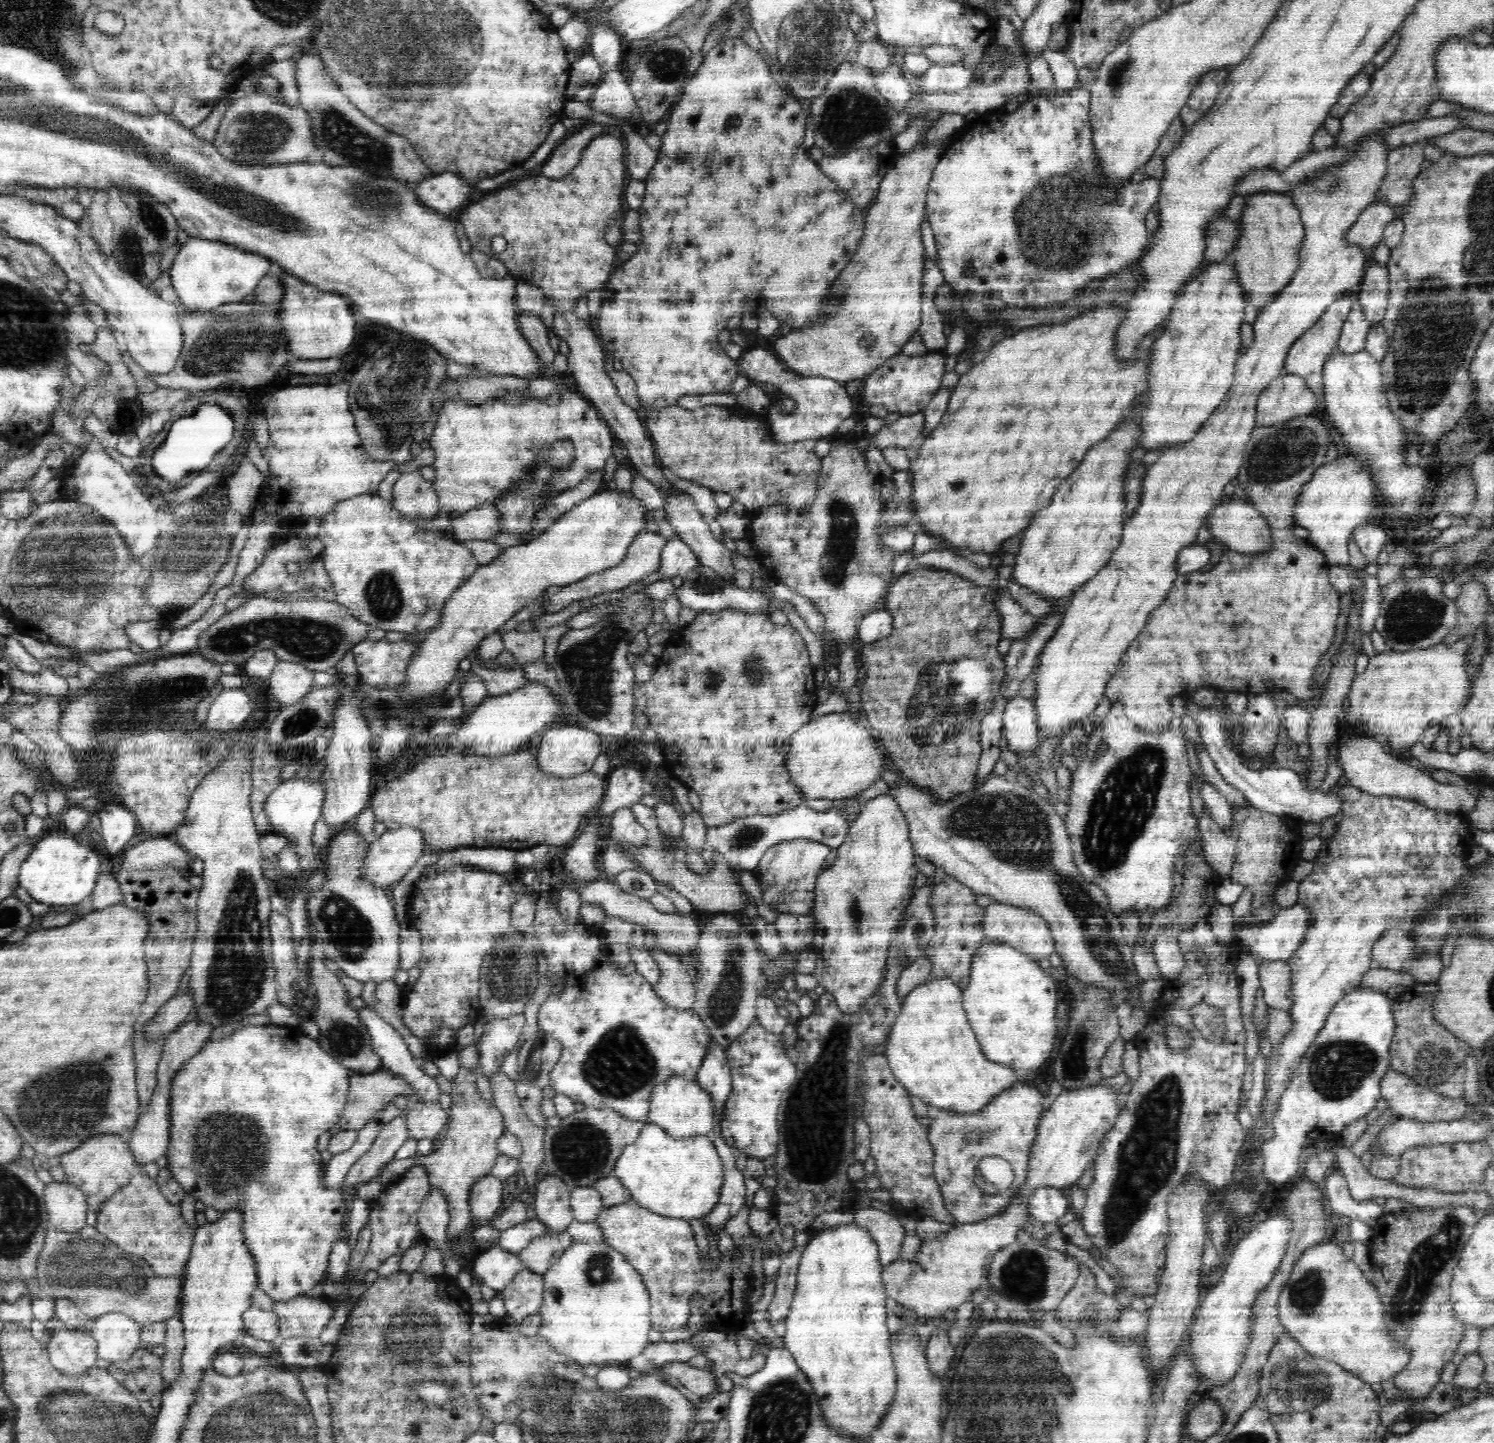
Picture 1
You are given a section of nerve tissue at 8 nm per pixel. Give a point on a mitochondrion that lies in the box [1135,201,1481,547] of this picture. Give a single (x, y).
(1428, 357)

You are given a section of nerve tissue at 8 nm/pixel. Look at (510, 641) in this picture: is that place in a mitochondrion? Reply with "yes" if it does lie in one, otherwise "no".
no

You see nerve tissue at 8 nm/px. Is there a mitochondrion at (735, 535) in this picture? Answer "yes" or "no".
no

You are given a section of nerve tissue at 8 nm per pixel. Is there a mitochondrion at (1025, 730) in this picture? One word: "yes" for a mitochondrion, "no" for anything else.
no

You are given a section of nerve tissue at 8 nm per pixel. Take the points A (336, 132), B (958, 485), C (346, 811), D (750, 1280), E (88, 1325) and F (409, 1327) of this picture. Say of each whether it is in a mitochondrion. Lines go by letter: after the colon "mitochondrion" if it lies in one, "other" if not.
A: mitochondrion
B: other
C: other
D: other
E: other
F: mitochondrion

